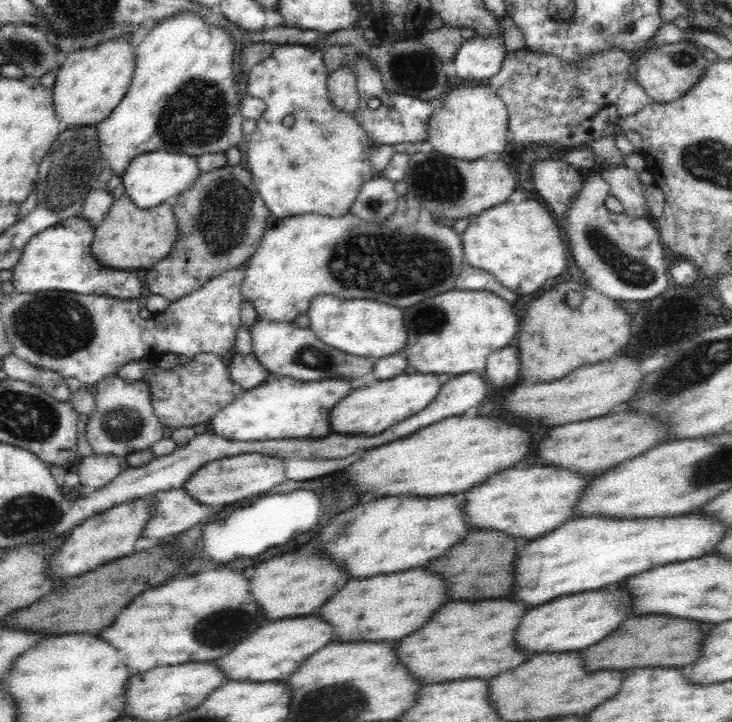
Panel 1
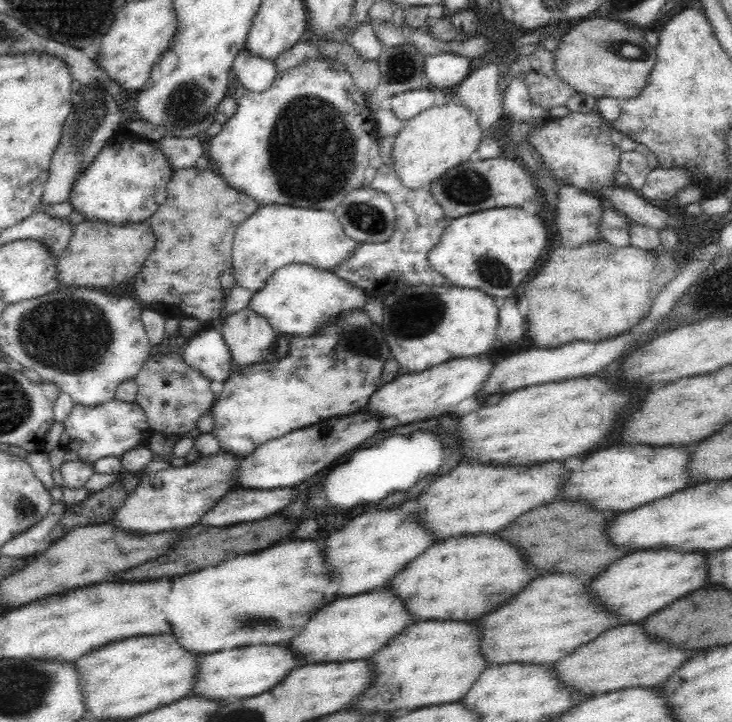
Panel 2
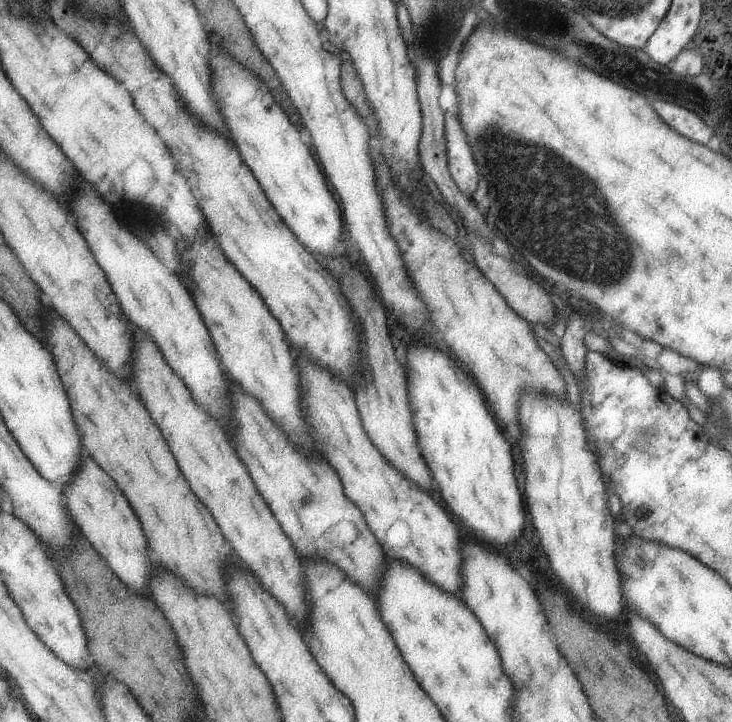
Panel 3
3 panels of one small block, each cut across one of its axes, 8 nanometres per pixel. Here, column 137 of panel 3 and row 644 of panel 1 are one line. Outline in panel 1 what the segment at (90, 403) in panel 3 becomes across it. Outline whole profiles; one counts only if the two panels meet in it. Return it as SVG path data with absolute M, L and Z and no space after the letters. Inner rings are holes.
M510 596L479 601L451 600L422 630L398 644L400 658L426 684L446 682L446 678L492 678L530 658L516 642L516 630L530 609L526 601Z

